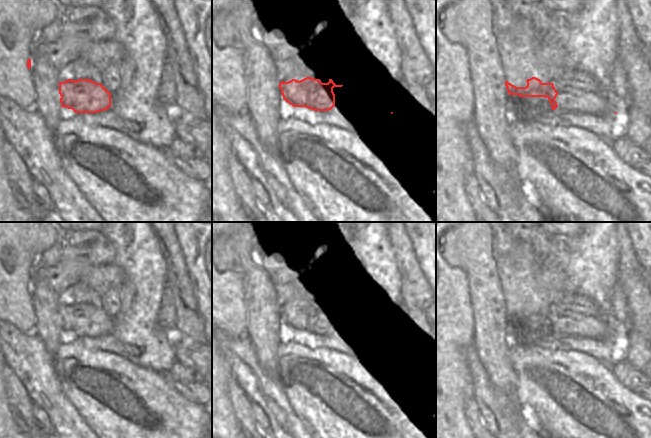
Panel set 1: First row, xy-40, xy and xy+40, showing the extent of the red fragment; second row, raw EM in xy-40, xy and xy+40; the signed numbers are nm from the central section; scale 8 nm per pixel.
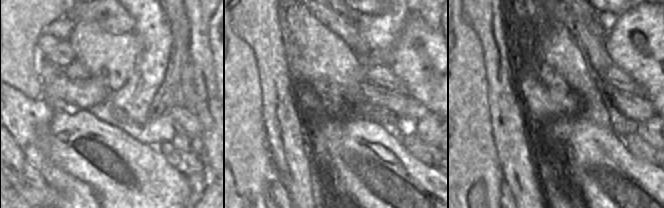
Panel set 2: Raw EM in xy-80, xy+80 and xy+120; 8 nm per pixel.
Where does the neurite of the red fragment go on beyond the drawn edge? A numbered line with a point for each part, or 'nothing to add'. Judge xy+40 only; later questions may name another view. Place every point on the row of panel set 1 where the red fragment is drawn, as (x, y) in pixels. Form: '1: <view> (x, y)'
1: xy+40 (569, 98)

